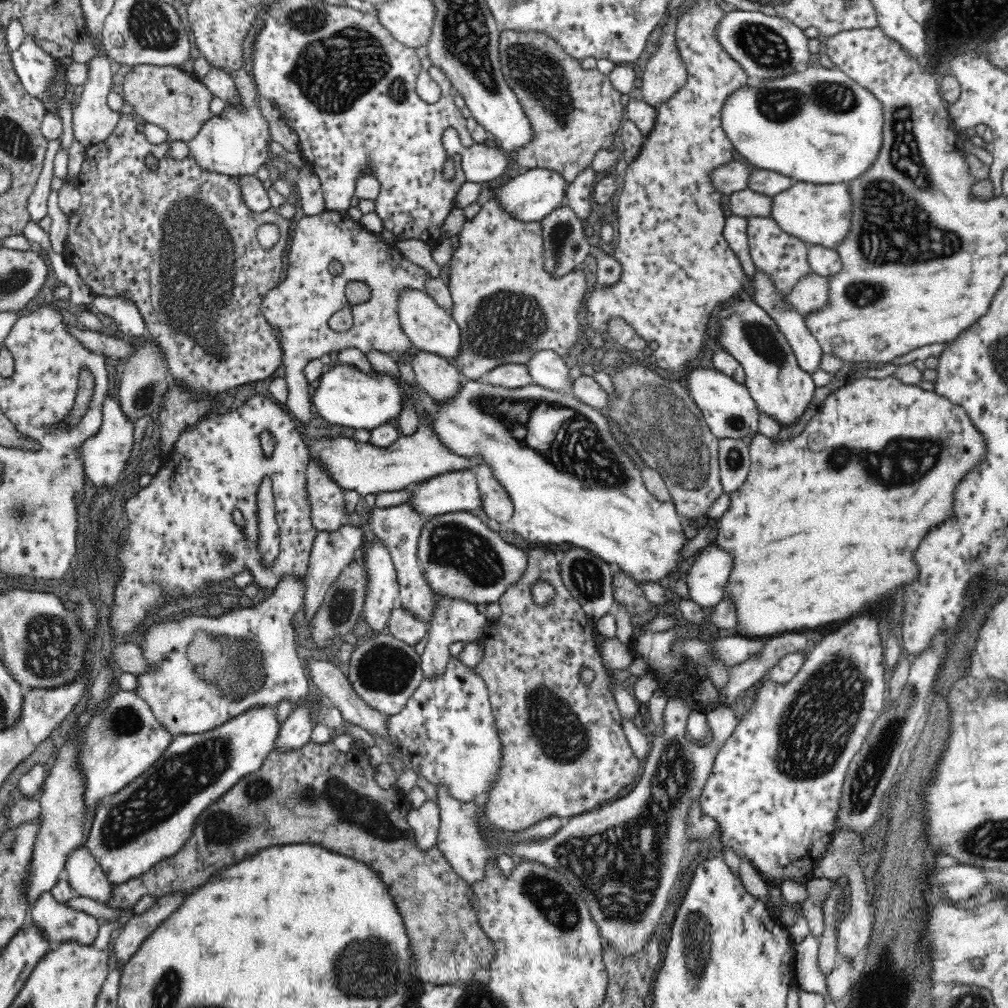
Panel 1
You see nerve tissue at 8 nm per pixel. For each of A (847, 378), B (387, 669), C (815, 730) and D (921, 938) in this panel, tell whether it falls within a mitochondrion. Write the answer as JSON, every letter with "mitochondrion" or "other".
{"A":"other","B":"mitochondrion","C":"mitochondrion","D":"other"}

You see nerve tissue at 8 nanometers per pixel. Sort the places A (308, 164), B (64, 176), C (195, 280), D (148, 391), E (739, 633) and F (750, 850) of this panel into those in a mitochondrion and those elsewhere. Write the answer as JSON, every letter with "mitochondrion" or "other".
{"A":"other","B":"other","C":"mitochondrion","D":"mitochondrion","E":"other","F":"other"}

